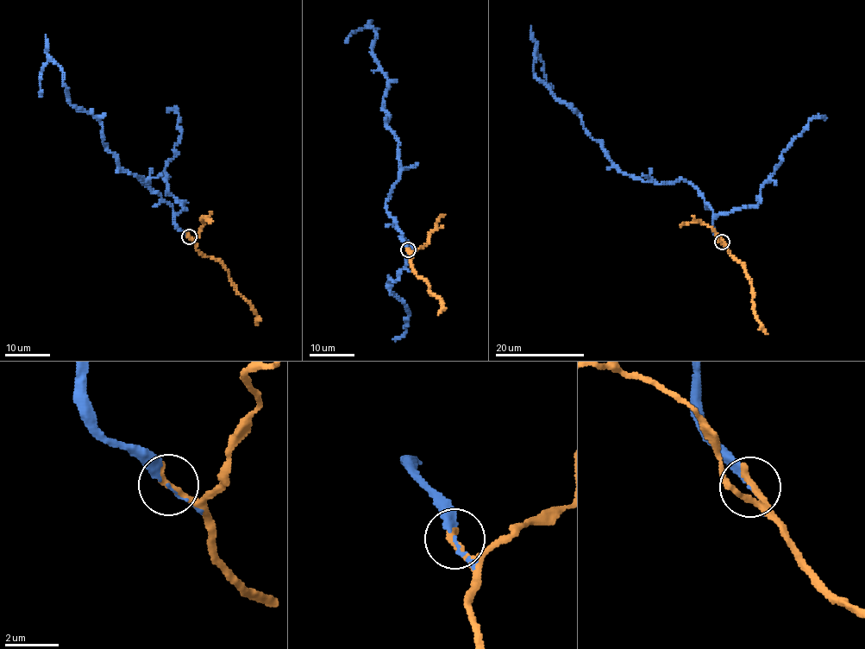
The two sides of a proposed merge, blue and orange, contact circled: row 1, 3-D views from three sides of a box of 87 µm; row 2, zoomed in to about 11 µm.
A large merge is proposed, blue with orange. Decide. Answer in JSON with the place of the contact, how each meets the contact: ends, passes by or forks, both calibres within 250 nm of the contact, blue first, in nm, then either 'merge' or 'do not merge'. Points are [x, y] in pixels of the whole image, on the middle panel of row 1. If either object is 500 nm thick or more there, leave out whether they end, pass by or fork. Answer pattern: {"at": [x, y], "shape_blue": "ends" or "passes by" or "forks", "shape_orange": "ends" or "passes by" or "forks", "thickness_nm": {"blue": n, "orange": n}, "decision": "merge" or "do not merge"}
{"at": [408, 249], "shape_blue": "passes by", "shape_orange": "ends", "thickness_nm": {"blue": 120, "orange": 320}, "decision": "merge"}

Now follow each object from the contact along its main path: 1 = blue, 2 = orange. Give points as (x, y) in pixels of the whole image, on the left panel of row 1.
1: (188, 236), (148, 181), (118, 166), (102, 123), (71, 103), (51, 60), (40, 96)
2: (188, 236), (197, 248), (216, 259), (228, 270), (234, 290), (251, 305), (256, 315), (255, 325)

